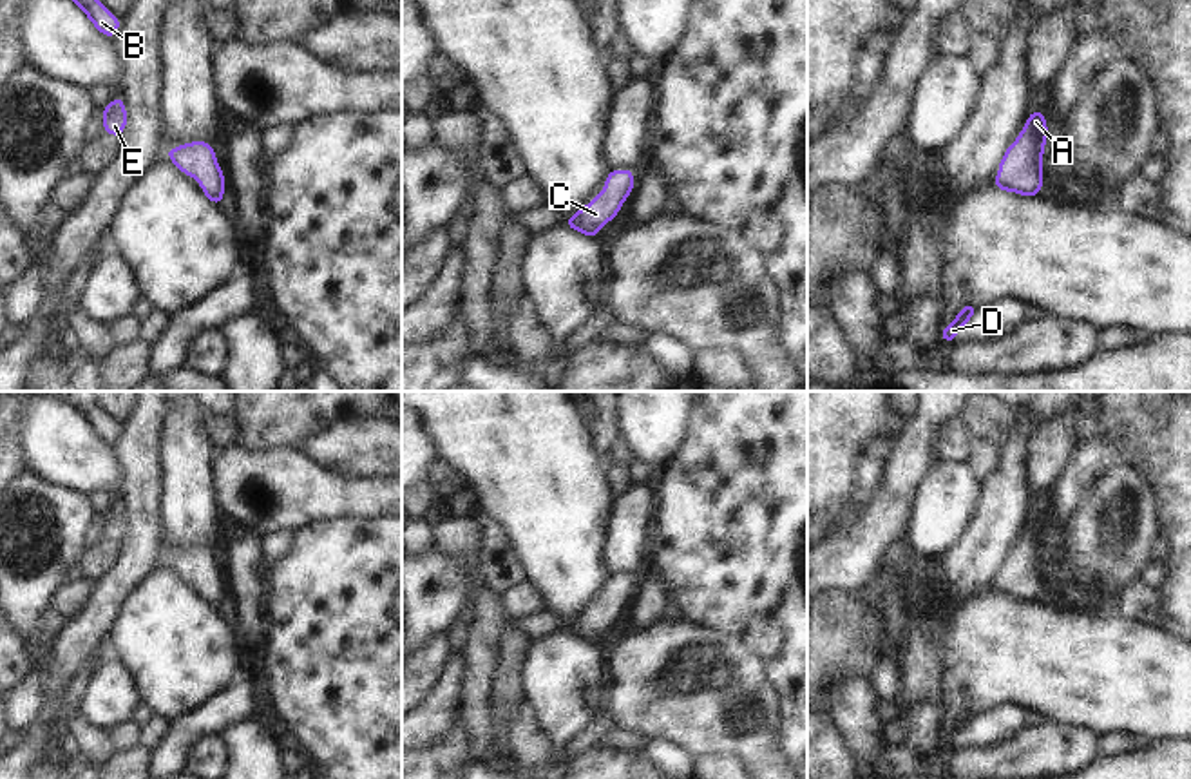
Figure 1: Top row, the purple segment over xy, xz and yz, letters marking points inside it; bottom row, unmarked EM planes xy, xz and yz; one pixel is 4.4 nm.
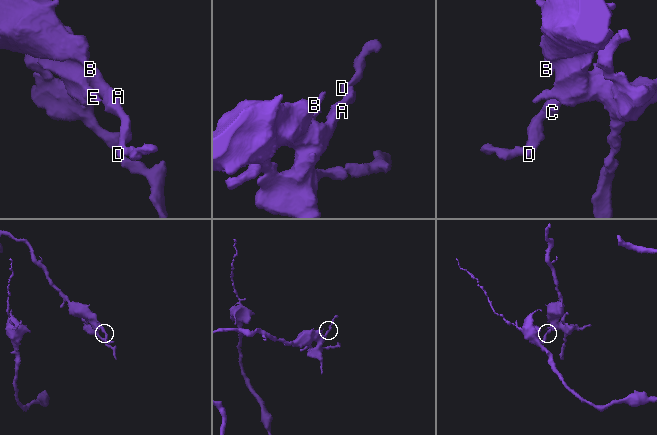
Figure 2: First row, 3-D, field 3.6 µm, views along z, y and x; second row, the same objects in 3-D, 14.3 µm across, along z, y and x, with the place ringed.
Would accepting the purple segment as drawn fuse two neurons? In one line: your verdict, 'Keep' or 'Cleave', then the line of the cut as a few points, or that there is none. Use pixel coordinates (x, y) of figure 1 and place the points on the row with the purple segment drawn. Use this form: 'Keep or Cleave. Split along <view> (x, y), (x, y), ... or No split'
Keep. No split.

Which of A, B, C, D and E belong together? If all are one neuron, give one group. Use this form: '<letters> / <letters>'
A B C D E

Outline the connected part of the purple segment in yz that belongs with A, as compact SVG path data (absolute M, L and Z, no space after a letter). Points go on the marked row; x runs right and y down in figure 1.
M1035 109L1017 139L1006 149L994 178L996 187L1019 192L1023 197L1037 196L1043 188L1043 152L1048 138L1046 118Z

